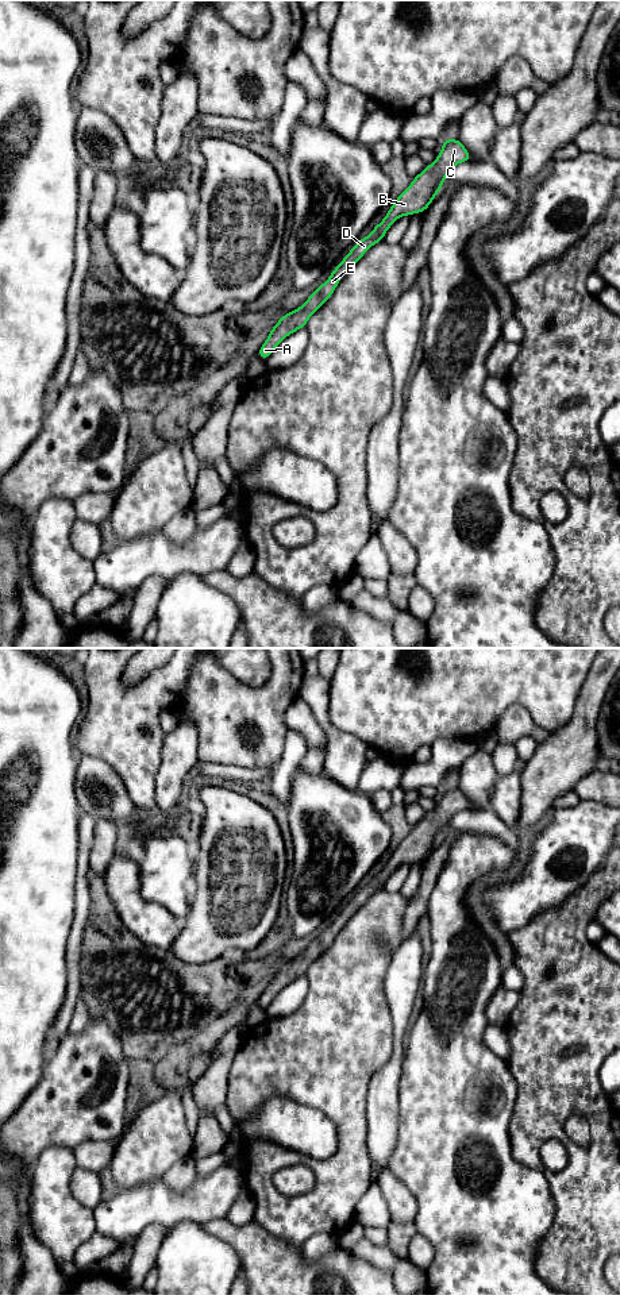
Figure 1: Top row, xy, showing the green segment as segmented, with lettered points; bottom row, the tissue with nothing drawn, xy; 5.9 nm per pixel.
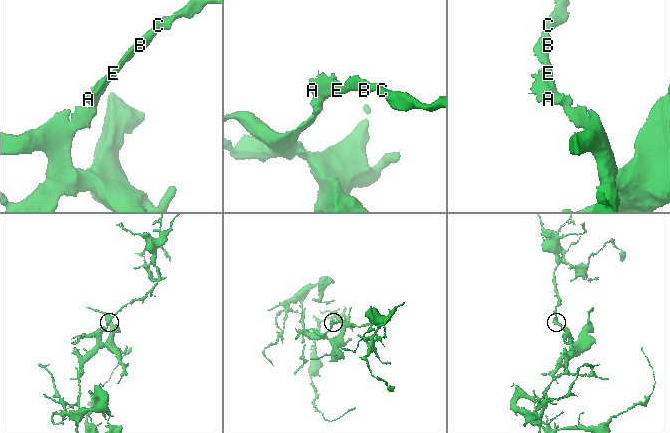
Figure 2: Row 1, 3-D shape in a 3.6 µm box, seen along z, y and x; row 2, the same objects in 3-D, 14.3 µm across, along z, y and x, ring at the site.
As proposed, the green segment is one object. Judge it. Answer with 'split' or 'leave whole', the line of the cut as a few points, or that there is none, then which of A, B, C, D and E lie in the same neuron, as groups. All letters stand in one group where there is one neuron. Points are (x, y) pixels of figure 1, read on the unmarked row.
leave whole | no cut | A B C D E

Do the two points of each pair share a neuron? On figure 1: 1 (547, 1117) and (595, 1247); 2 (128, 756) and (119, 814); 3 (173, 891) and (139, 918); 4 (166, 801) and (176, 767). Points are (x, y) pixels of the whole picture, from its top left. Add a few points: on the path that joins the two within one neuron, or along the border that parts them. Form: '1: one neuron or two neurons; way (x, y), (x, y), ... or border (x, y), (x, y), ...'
1: one neuron; way (573, 1149), (593, 1174), (595, 1214)
2: two neurons; border (103, 760), (118, 774), (137, 808)
3: two neurons; border (139, 878), (139, 893), (177, 918)
4: one neuron; way (168, 793), (169, 781), (173, 775)

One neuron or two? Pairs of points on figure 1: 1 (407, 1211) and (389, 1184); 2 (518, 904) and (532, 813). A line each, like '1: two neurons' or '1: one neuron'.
1: one neuron
2: two neurons

